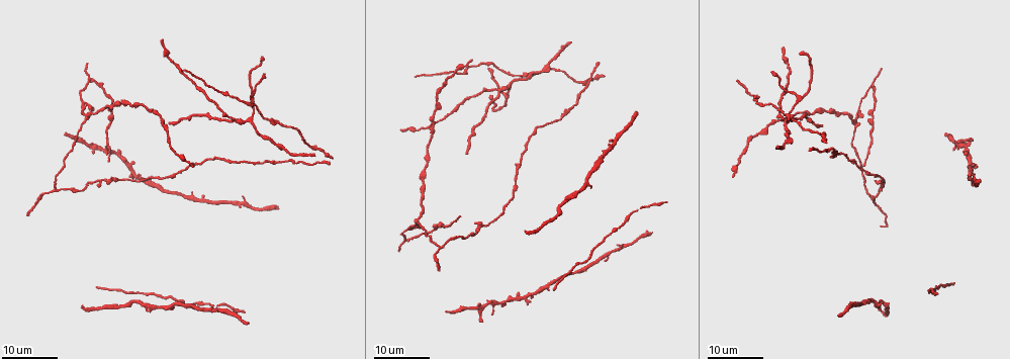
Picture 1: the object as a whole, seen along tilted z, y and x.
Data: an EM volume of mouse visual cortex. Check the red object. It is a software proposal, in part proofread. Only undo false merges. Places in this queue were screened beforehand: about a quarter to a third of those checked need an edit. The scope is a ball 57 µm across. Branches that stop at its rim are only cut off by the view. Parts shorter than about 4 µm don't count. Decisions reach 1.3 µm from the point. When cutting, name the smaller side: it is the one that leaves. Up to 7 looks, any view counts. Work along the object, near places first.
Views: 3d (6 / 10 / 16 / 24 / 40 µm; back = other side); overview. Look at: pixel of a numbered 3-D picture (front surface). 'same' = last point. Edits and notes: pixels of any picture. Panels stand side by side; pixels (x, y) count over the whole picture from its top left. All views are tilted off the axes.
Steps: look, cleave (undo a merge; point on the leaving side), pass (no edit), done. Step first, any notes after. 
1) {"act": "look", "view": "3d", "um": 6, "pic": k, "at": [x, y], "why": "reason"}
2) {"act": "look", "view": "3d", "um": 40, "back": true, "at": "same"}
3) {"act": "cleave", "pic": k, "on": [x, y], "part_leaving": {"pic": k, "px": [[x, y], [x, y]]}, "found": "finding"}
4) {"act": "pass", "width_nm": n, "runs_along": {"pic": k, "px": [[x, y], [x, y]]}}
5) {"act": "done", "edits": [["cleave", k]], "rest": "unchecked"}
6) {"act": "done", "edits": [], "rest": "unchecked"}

{"act": "look", "view": "3d", "um": 24, "pic": 1, "at": [414, 225], "why": "looks like a crossing"}

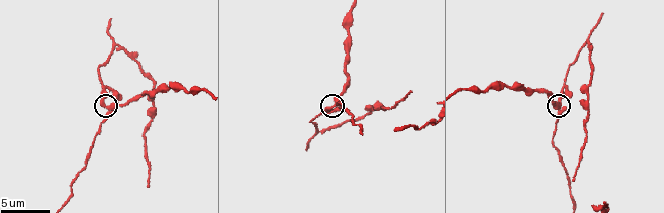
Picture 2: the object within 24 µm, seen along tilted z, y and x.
{"act": "look", "view": "3d", "um": 6, "pic": 2, "at": [560, 106]}

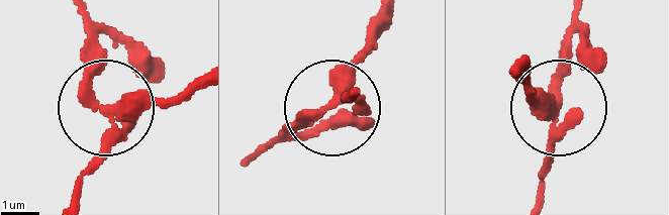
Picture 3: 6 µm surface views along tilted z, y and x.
{"act": "cleave", "pic": 3, "on": [162, 99], "width_nm": 310, "found": "two neurons meet here"}

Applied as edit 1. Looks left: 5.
{"act": "look", "view": "overview"}

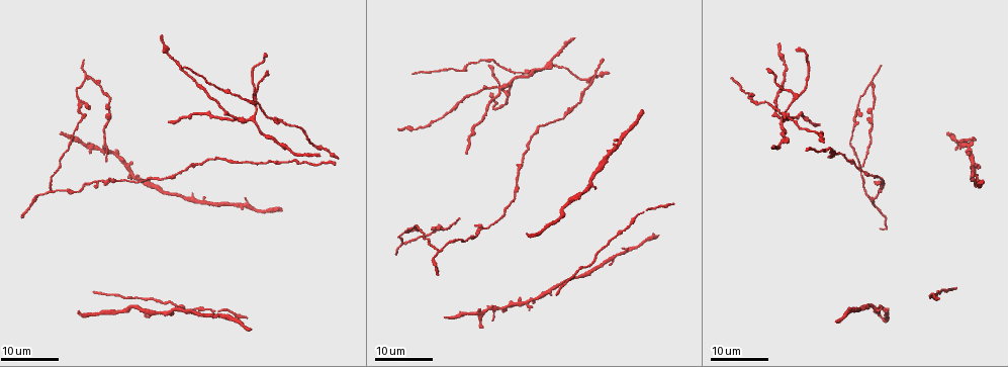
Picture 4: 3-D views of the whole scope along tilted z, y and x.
{"act": "look", "view": "3d", "um": 16, "pic": 4, "at": [506, 92], "why": "three-way junction"}

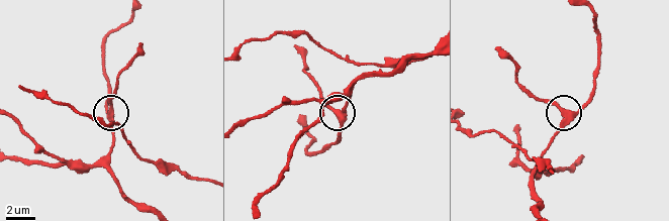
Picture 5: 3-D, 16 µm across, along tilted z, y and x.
{"act": "look", "view": "3d", "um": 10, "pic": 5, "at": [566, 113]}

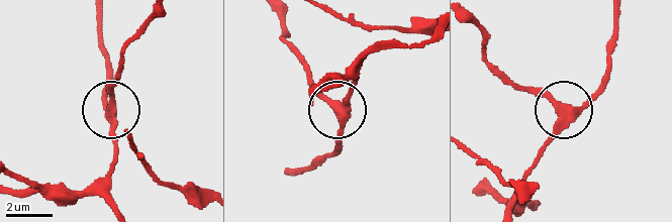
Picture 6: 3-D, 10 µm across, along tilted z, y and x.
{"act": "pass", "arms": 3, "runs_along": {"pic": 6, "px": [[203, 200], [147, 174], [111, 176], [107, 94], [115, 73]]}, "found": "all the same neuron"}

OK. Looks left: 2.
{"act": "look", "view": "3d", "um": 24, "pic": 4, "at": [500, 89], "why": "a fork"}

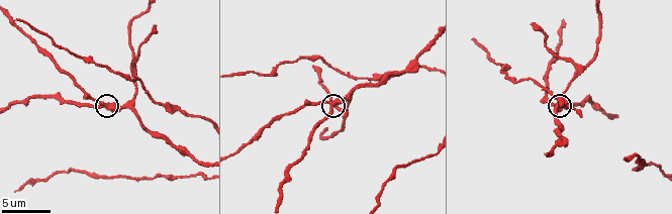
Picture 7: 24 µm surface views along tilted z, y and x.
{"act": "look", "view": "3d", "um": 10, "pic": 7, "at": [332, 106]}

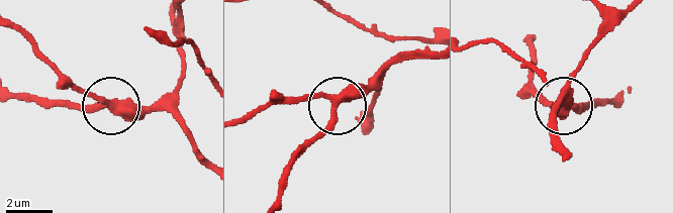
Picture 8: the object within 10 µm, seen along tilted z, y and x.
{"act": "cleave", "pic": 8, "on": [75, 105], "side_arm_um": 15, "part_leaving": {"pic": 8, "px": [[331, 110], [329, 125], [292, 170], [281, 198]]}, "found": "a second neuron is stuck on"}

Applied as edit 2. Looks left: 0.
{"act": "done", "edits": [["cleave", 3], ["cleave", 8]], "rest": "unchecked"}

